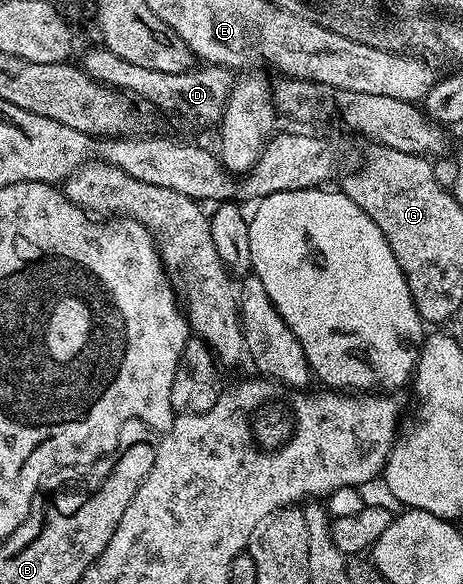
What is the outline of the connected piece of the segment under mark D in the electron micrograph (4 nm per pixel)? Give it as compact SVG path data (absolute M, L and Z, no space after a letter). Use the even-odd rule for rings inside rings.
M103 47L86 53L82 68L96 81L113 86L128 94L139 95L155 106L179 115L185 122L199 127L216 126L235 85L234 72L216 65L190 68L183 73L160 73L159 70L145 69L143 66L131 65L121 57L116 57Z

